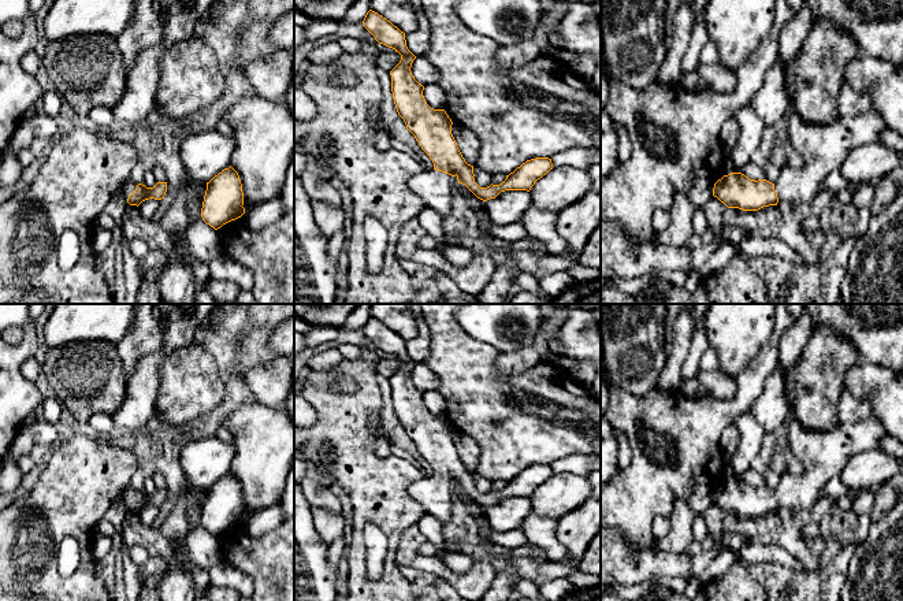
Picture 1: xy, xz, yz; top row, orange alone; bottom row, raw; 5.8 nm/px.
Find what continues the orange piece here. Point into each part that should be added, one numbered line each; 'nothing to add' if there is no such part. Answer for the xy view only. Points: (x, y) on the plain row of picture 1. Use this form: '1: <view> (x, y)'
1: xy (127, 494)

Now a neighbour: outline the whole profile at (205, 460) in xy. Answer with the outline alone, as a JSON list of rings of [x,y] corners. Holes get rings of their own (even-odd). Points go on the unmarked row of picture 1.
[[[213,437],[193,438],[181,452],[181,467],[186,485],[193,490],[207,490],[231,472],[235,457],[233,444]]]

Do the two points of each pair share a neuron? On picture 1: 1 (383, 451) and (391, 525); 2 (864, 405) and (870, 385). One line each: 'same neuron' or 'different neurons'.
1: different neurons
2: different neurons

